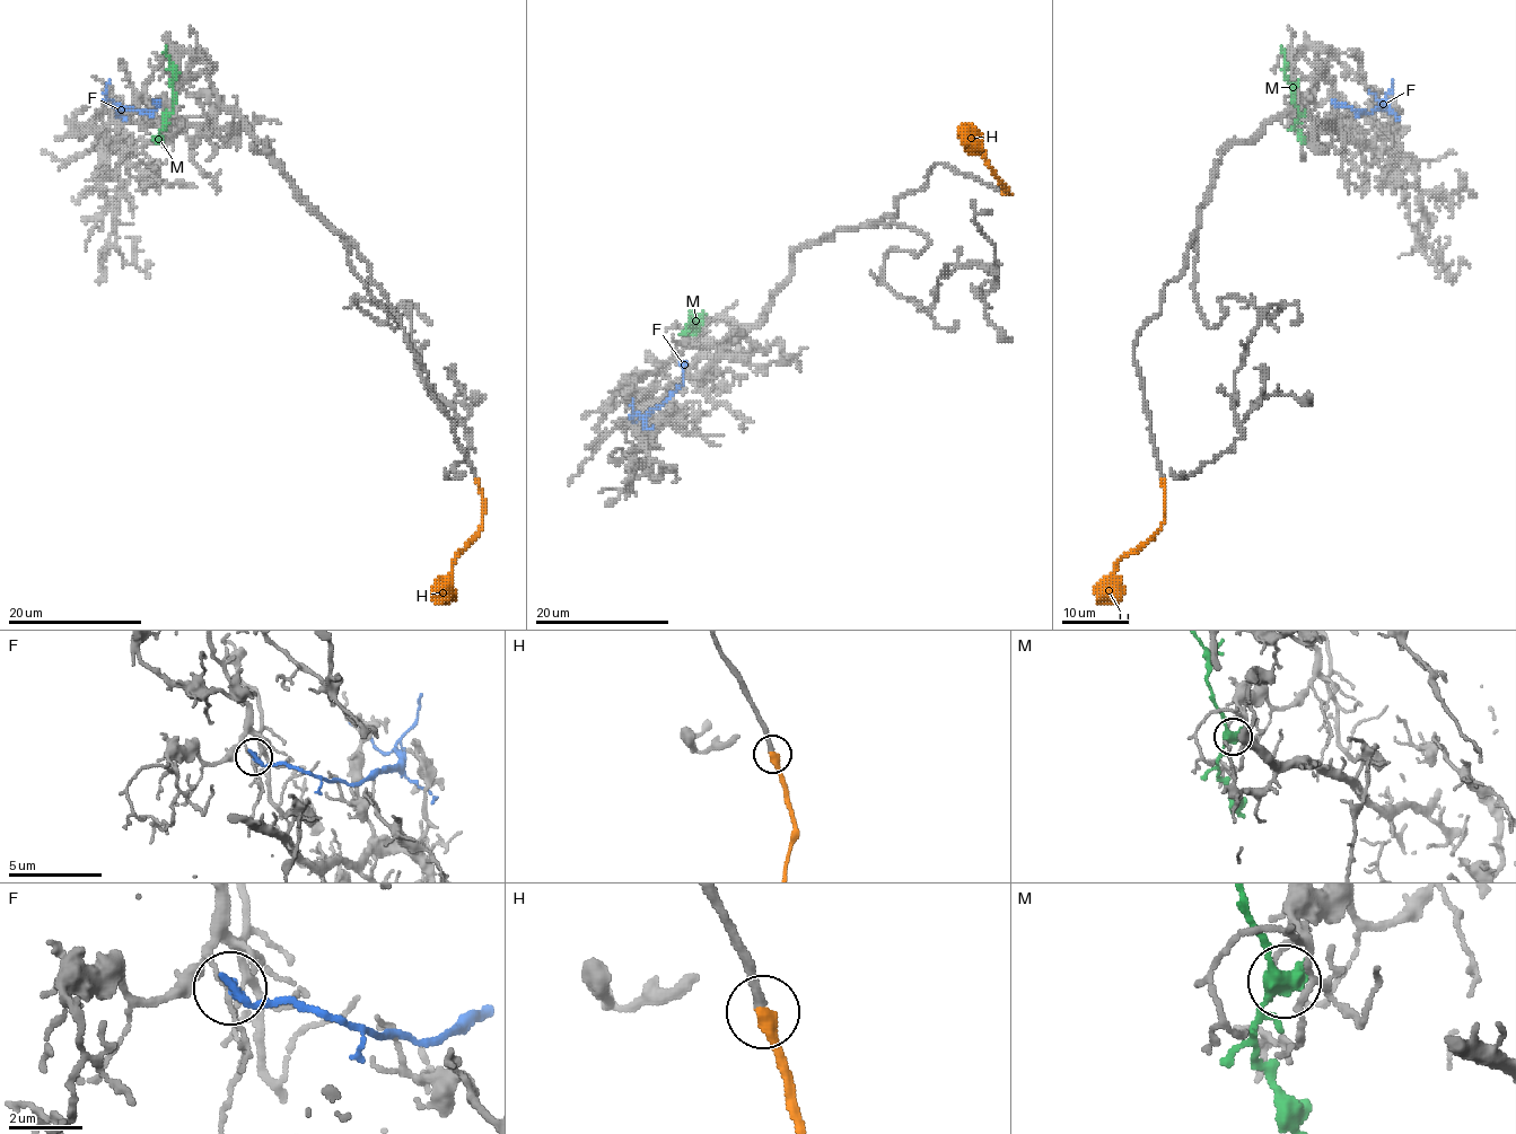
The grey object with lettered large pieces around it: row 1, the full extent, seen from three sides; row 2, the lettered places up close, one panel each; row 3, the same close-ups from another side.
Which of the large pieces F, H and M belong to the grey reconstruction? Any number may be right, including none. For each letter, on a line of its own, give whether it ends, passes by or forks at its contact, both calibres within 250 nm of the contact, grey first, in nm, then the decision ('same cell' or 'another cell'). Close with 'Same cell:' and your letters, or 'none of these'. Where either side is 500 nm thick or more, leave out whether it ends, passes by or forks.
F: it ends | 110/240 nm | another cell
H: it ends | 280/380 nm | same cell
M: 170/500 nm | another cell
Same cell: H

